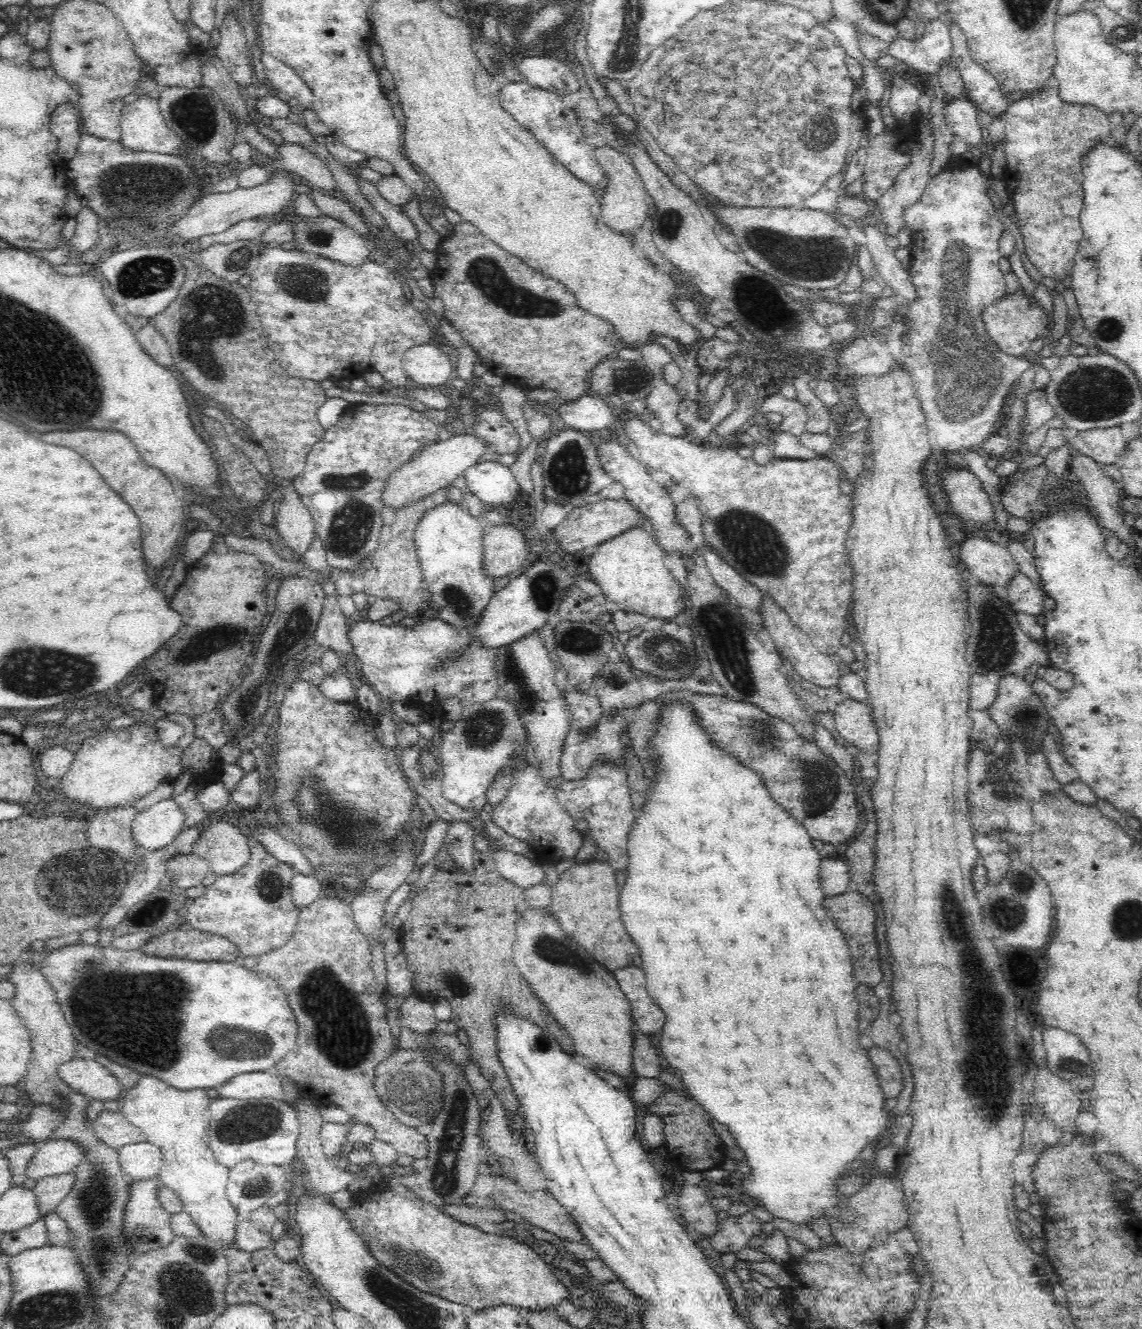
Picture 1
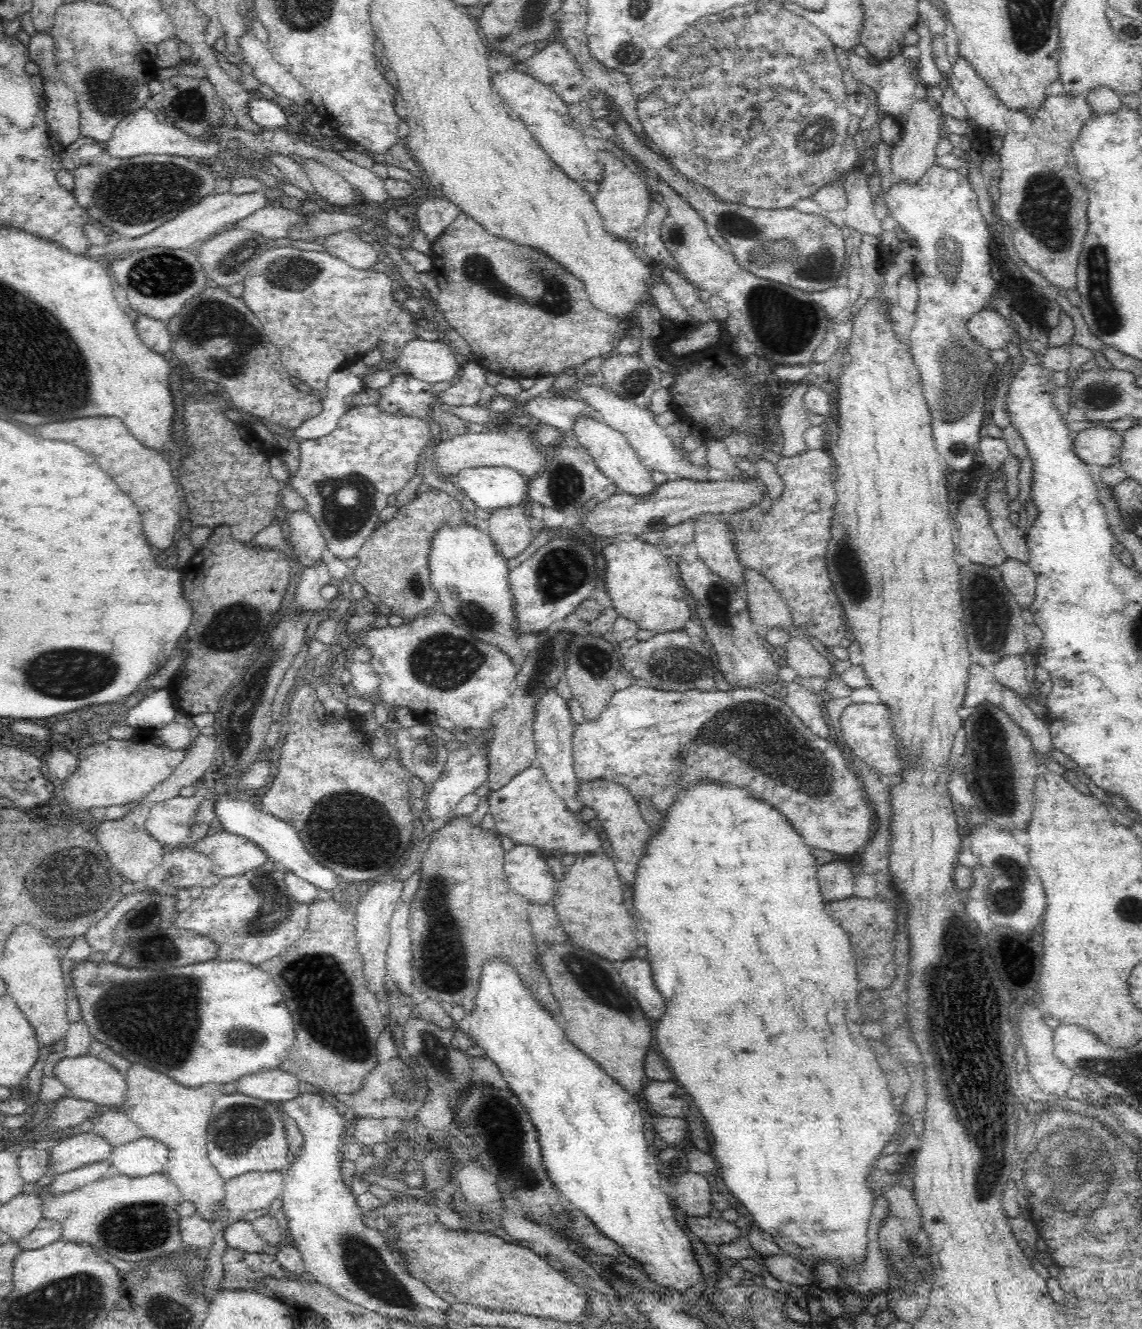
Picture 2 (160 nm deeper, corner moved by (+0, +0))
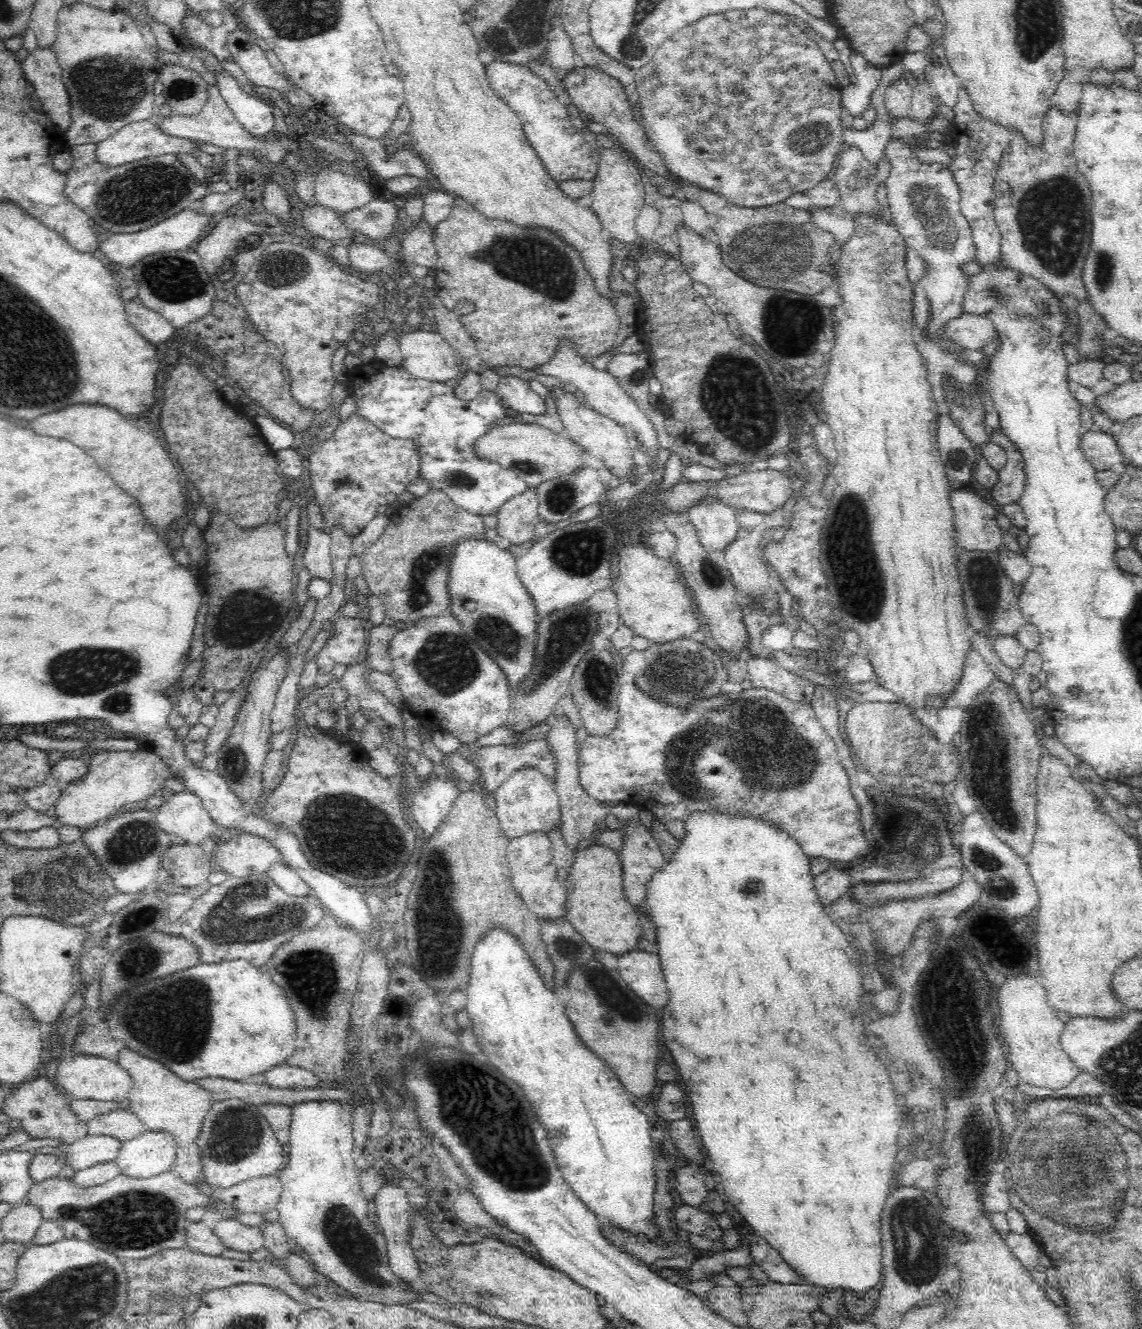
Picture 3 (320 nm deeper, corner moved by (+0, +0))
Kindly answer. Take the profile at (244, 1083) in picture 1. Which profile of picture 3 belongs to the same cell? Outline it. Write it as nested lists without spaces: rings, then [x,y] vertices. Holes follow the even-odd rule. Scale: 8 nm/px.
[[[286,1064],[272,1067],[264,1073],[266,1083],[274,1088],[314,1088],[320,1086],[320,1076],[316,1076],[311,1070]]]

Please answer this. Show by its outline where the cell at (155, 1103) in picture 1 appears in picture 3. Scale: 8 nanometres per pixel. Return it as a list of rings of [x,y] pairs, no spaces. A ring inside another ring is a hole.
[[[124,1045],[118,1050],[117,1063],[133,1080],[125,1107],[136,1114],[147,1130],[165,1130],[176,1139],[177,1153],[171,1166],[172,1173],[188,1184],[195,1185],[196,1182],[204,1181],[200,1149],[194,1140],[200,1132],[203,1118],[214,1103],[211,1093],[200,1088],[194,1081],[180,1078],[161,1062],[146,1058],[134,1050],[128,1050]]]

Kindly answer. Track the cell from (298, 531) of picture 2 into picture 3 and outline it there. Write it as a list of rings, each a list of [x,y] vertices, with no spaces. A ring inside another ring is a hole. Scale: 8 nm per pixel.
[[[310,526],[308,546],[303,555],[303,562],[311,576],[321,578],[331,584],[335,576],[331,559],[330,535],[326,531],[320,531]]]

